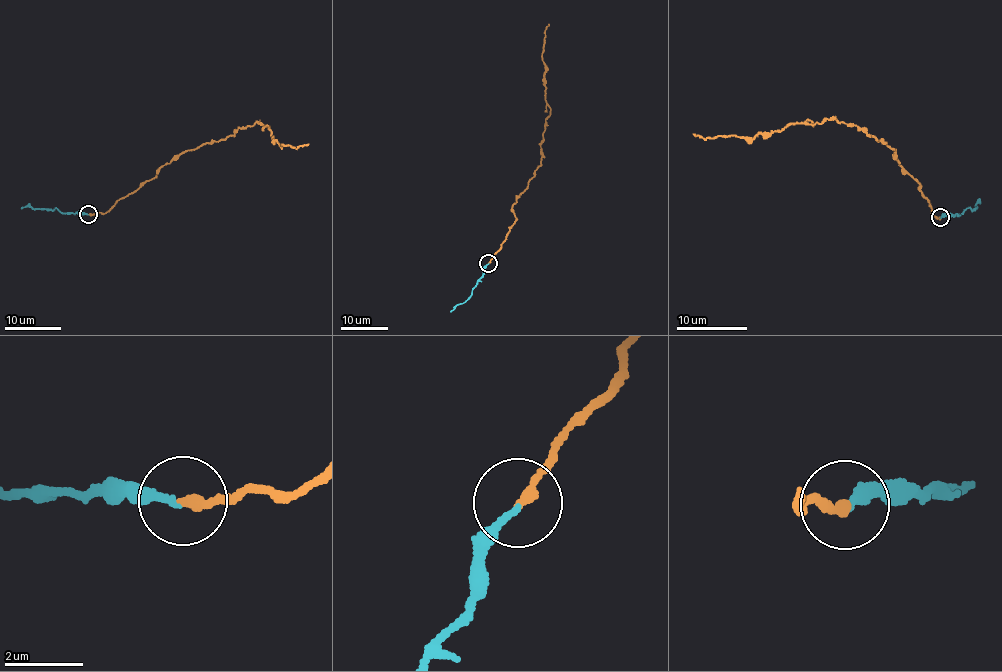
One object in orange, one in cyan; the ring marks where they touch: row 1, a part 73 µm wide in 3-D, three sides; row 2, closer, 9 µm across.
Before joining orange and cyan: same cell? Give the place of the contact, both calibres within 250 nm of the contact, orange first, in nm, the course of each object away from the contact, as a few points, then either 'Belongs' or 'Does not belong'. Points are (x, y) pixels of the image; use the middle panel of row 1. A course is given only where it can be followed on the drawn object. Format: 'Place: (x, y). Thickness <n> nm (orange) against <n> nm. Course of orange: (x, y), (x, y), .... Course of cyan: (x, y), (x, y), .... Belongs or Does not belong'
Place: (488, 263). Thickness 240 nm (orange) against 170 nm. Course of orange: (488, 262), (512, 227), (515, 218), (512, 207), (539, 166), (550, 107), (545, 100), (542, 56), (549, 24). Course of cyan: (488, 263), (471, 295), (450, 311). Does not belong

